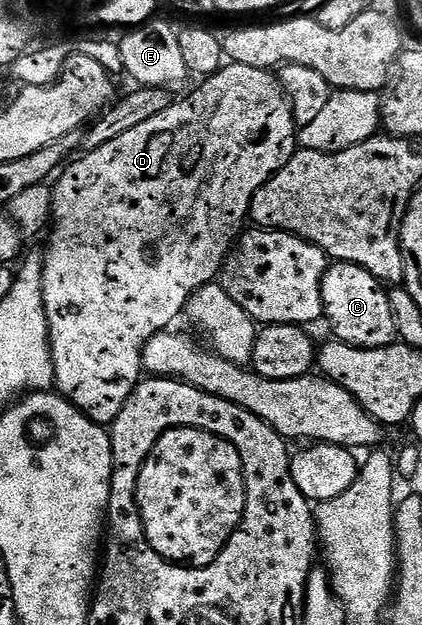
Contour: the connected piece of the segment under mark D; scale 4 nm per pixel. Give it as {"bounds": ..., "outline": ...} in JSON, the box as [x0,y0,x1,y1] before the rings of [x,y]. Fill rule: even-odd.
{"bounds":[42,61,298,428],"outline":[[[229,61],[215,74],[205,77],[200,84],[201,86],[189,98],[184,98],[181,102],[180,99],[173,101],[172,106],[166,108],[166,112],[150,116],[146,124],[138,124],[138,128],[122,132],[118,140],[110,140],[110,144],[102,144],[102,148],[81,153],[81,158],[68,171],[65,169],[59,175],[60,183],[54,186],[54,221],[50,226],[52,235],[49,236],[48,246],[46,245],[44,250],[42,288],[54,360],[55,389],[70,405],[84,411],[84,415],[91,422],[105,428],[111,427],[118,412],[134,392],[134,388],[142,381],[144,349],[148,341],[156,334],[165,333],[171,327],[168,325],[179,314],[181,317],[185,313],[193,292],[209,285],[223,270],[228,253],[245,229],[244,221],[249,221],[252,198],[258,192],[258,188],[265,186],[272,175],[280,171],[285,162],[292,159],[298,149],[298,127],[292,119],[292,105],[280,86],[279,77],[272,70],[250,68],[250,64]]]}

